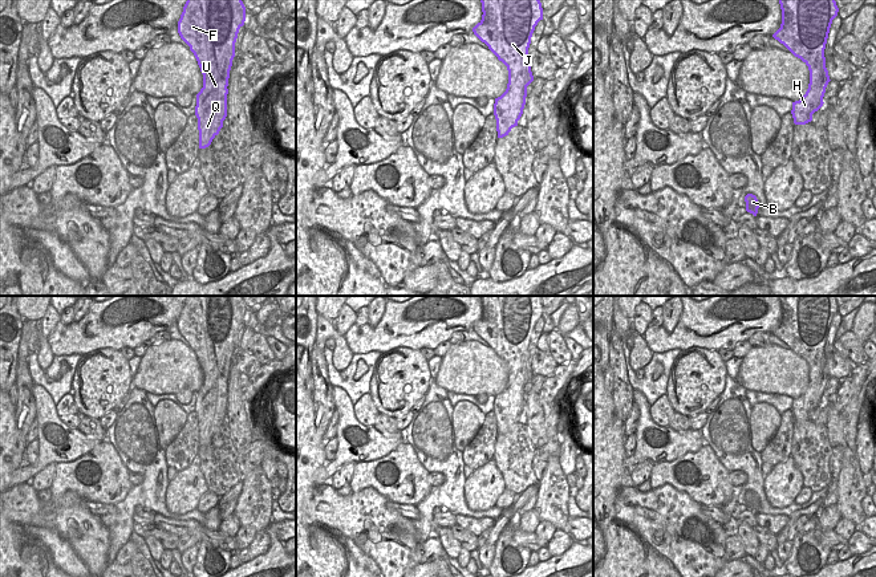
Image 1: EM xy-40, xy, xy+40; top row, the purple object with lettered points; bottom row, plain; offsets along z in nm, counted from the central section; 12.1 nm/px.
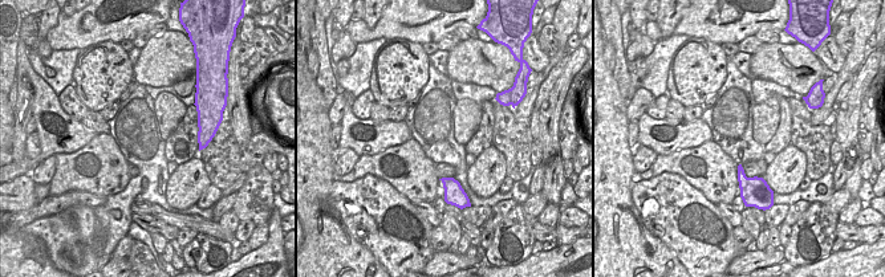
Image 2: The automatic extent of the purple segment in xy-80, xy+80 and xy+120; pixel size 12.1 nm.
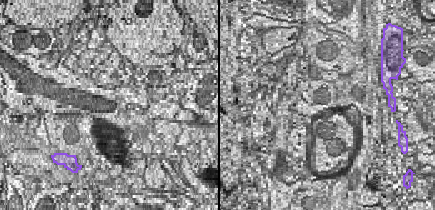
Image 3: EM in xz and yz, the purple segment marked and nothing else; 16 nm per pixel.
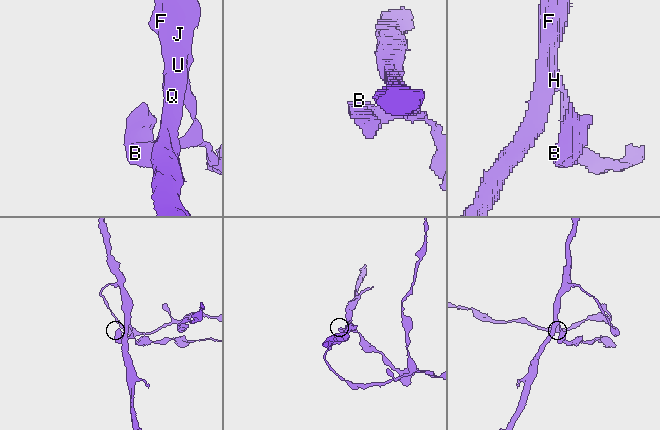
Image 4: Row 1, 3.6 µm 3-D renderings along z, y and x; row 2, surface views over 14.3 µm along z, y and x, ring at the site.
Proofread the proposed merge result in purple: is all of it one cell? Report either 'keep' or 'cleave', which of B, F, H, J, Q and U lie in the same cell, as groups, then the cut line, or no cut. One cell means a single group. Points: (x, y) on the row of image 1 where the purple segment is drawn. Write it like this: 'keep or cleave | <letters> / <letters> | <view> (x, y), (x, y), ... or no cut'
cleave | B / F H J Q U | xy+40 (824, 65), (812, 98), (812, 113)

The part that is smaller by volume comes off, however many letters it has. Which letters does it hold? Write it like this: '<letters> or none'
B

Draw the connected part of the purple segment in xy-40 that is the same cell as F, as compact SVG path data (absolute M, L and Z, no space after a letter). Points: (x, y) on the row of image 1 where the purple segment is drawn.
M187 0L178 21L178 33L190 46L203 74L195 106L199 149L211 145L227 117L230 70L244 21L242 0Z

